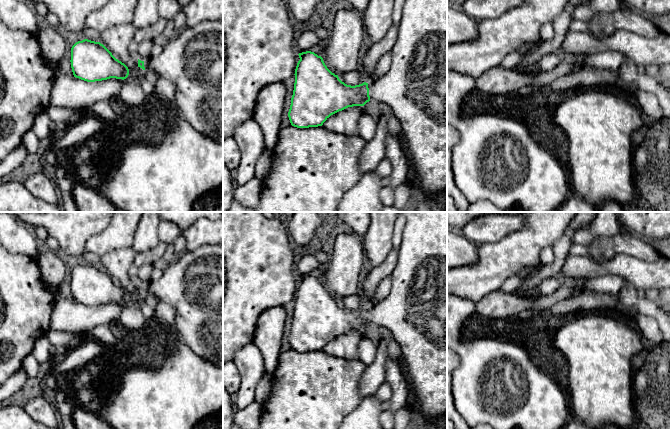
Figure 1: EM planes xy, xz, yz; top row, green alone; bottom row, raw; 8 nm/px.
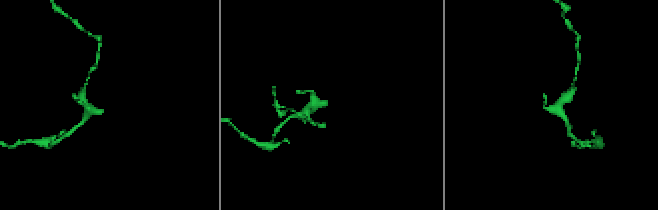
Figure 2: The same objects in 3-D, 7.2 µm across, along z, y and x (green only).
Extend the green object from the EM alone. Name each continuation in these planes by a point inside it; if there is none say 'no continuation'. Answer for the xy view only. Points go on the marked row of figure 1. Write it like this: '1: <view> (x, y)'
1: xy (192, 61)

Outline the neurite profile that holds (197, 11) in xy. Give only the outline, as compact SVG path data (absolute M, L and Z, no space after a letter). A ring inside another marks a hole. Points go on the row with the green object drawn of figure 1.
M192 0L181 11L186 16L187 27L205 21L223 20L223 0Z

